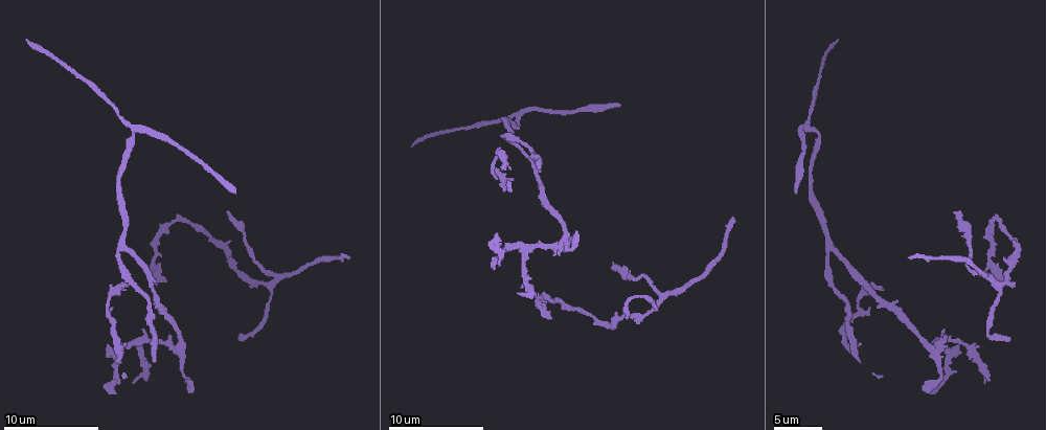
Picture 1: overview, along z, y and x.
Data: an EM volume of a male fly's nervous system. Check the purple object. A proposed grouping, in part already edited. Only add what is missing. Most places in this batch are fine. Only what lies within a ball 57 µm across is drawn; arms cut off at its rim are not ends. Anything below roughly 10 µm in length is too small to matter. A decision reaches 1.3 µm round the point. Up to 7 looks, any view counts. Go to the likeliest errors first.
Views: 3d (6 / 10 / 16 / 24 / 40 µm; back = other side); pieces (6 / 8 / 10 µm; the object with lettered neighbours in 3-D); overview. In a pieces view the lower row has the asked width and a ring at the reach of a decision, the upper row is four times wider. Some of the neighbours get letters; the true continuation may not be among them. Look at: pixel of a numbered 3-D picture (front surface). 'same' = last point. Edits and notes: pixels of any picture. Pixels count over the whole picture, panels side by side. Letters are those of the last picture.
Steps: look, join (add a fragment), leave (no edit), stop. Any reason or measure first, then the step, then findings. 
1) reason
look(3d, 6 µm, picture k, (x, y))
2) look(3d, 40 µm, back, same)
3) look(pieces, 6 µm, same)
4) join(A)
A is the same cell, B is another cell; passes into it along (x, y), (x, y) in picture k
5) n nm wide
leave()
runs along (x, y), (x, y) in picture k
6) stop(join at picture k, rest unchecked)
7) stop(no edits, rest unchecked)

free end
look(3d, 10 µm, picture 1, (958, 210))

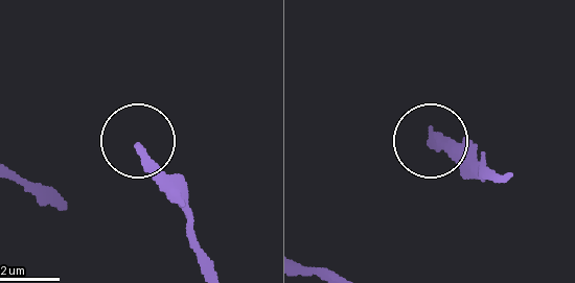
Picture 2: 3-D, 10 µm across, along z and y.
look(pieces, 8 µm, picture 2, (432, 142))

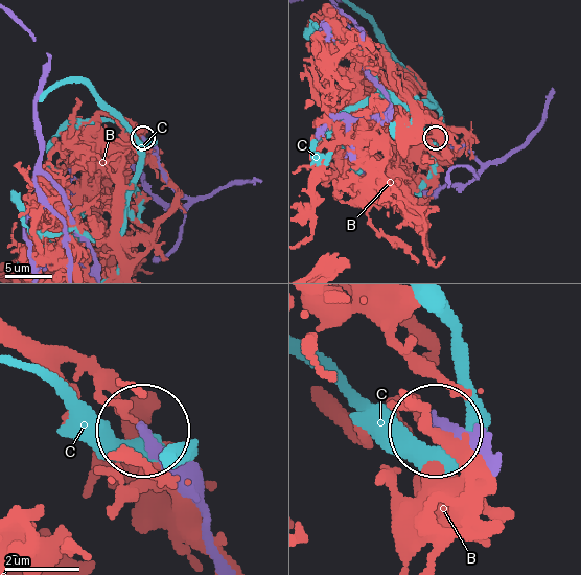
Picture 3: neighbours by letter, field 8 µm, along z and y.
leave()
B and C are other cells; no lettered fragment goes on from it

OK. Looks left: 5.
look(pieces, 6 µm, picture 1, (1007, 340))

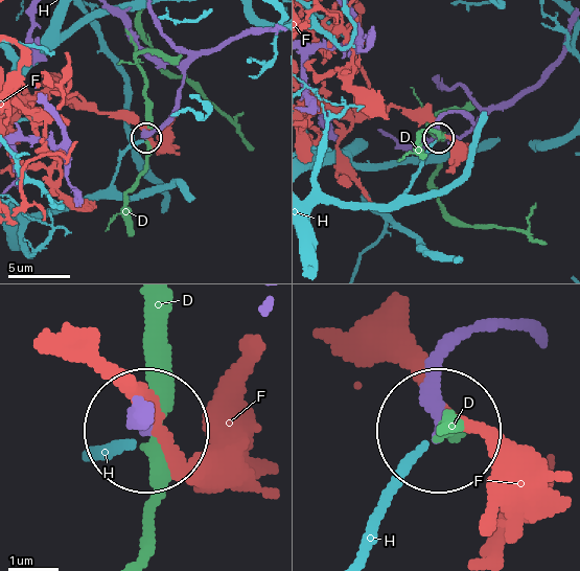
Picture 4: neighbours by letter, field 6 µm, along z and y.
leave()
D, F and H are other cells; no lettered fragment goes on from it

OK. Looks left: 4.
an open end
look(pieces, 10 µm, picture 1, (134, 382))

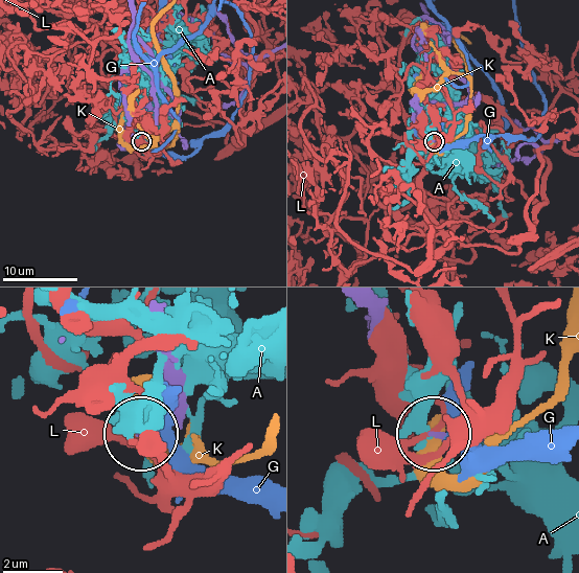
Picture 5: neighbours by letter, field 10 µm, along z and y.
leave()
A, G, K and L are other cells; no lettered fragment goes on from it

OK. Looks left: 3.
stop(no edits, rest unchecked)

